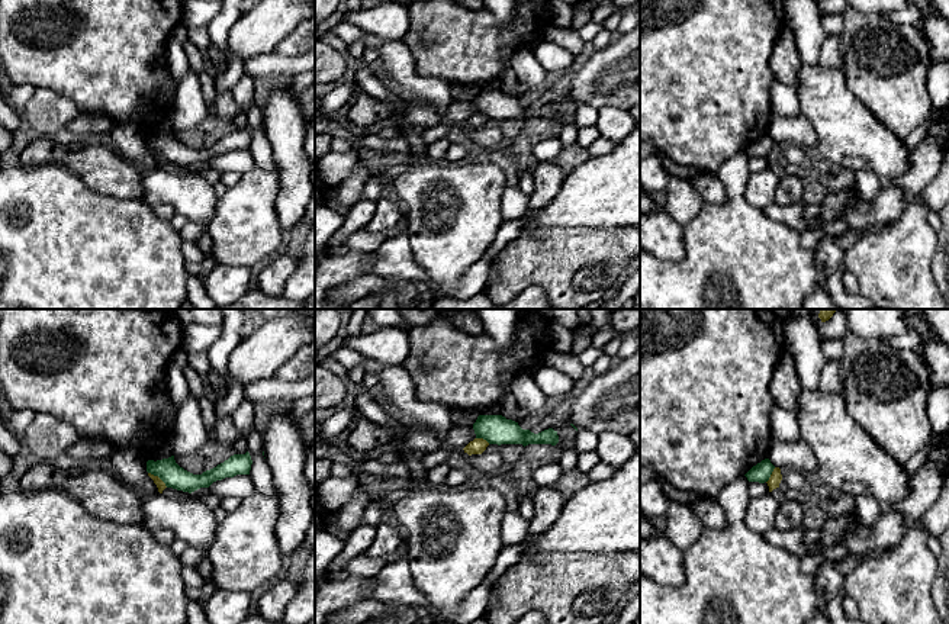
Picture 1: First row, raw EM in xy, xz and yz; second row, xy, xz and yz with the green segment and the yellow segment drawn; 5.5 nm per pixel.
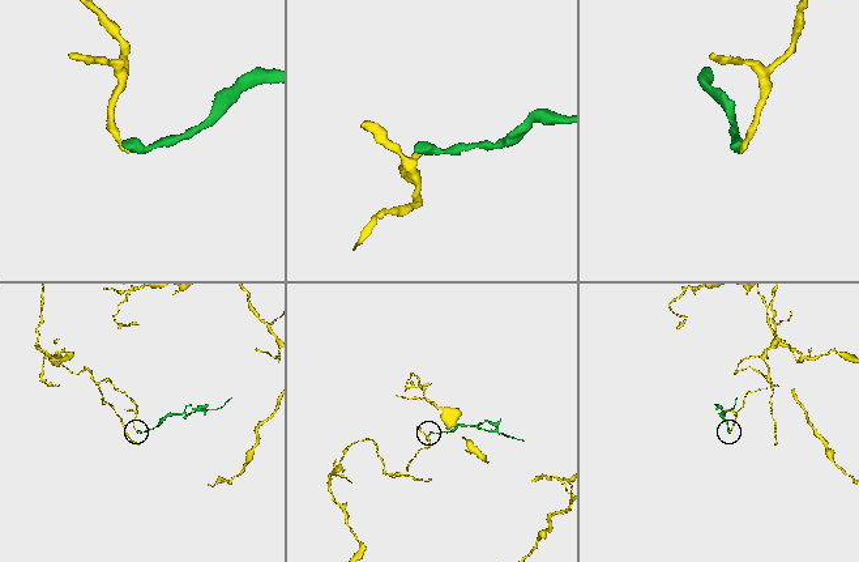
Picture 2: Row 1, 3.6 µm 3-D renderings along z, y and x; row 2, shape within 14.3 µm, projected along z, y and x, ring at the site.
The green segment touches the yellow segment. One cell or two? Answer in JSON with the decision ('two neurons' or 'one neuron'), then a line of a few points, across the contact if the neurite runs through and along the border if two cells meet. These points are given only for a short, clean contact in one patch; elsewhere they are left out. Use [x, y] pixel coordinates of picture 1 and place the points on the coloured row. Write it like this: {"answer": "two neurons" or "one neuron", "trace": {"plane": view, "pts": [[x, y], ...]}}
{"answer": "two neurons", "trace": {"plane": "xy", "pts": [[148, 472], [167, 486]]}}

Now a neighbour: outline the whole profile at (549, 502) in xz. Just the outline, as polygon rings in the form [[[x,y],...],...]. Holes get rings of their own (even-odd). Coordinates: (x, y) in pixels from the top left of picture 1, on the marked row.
[[[535,488],[533,492],[534,517],[530,521],[525,540],[515,546],[504,546],[496,557],[496,563],[485,576],[485,582],[493,583],[508,570],[509,566],[519,562],[525,550],[525,544],[554,524],[564,504],[566,498],[562,488]]]

